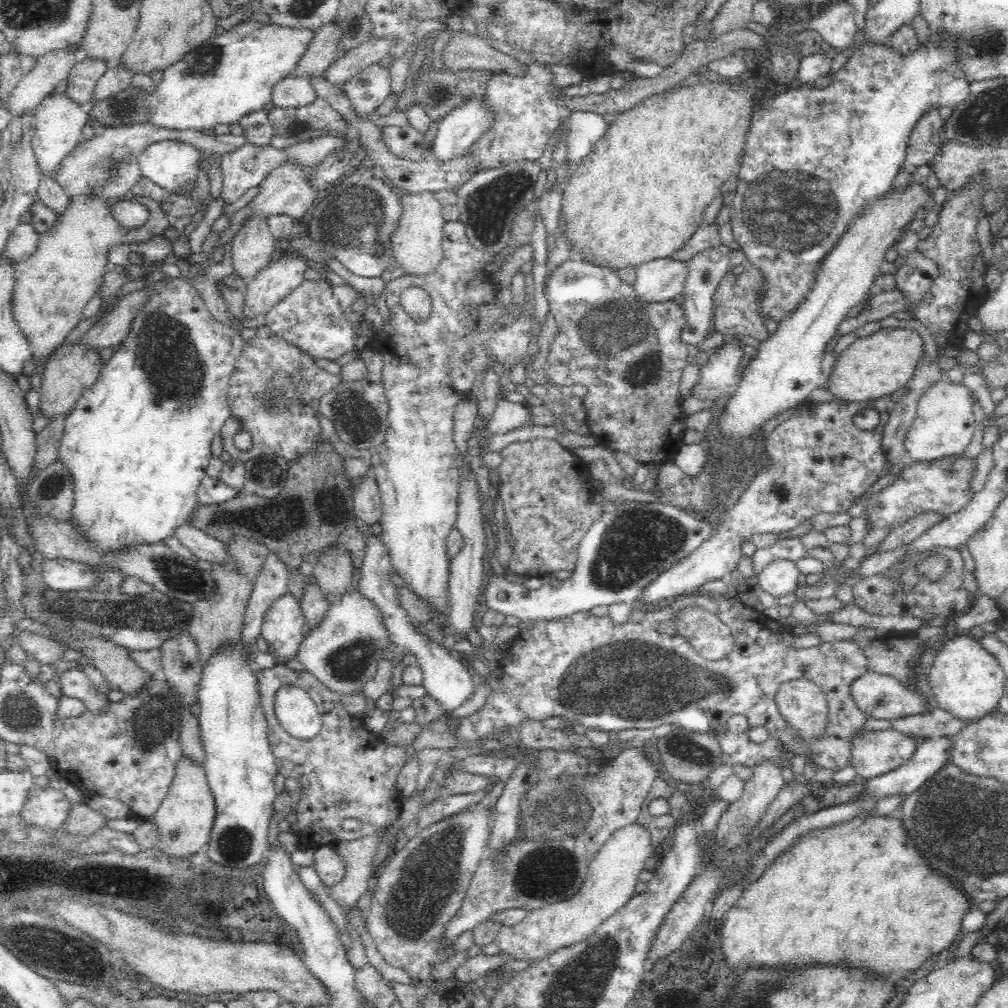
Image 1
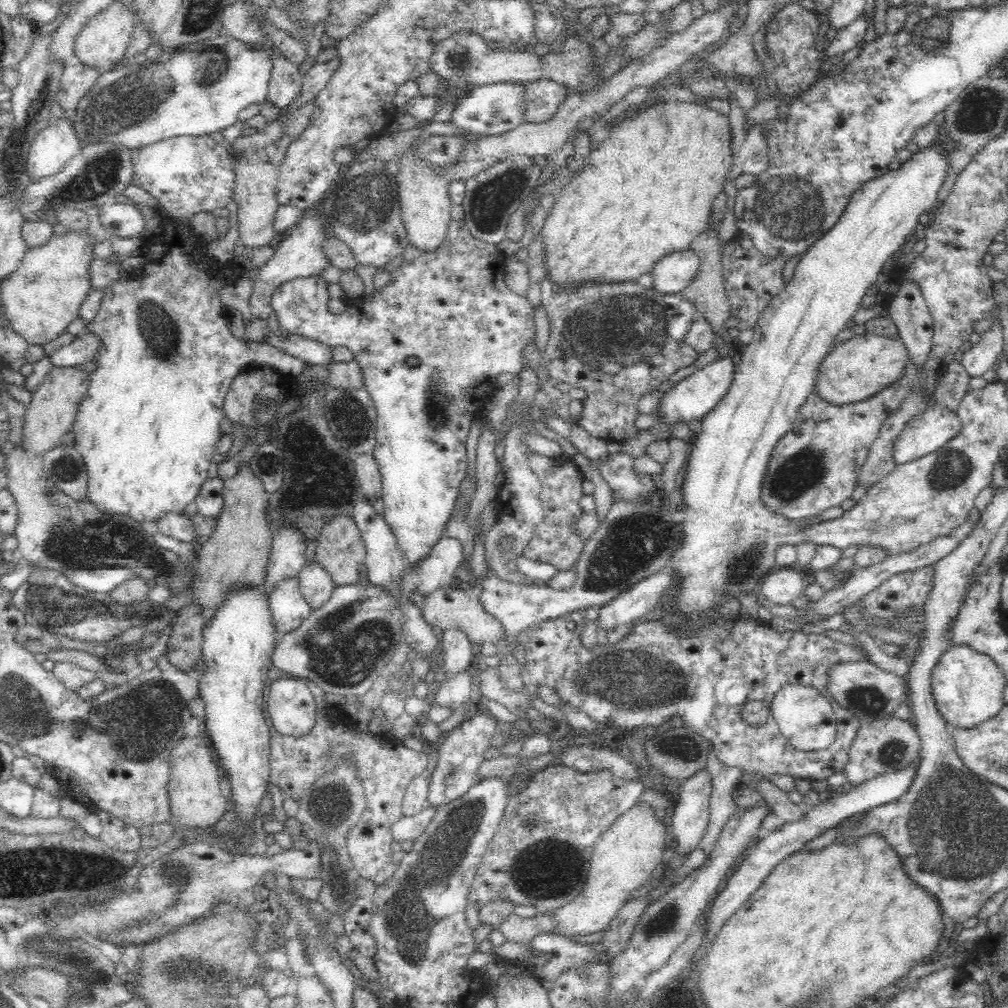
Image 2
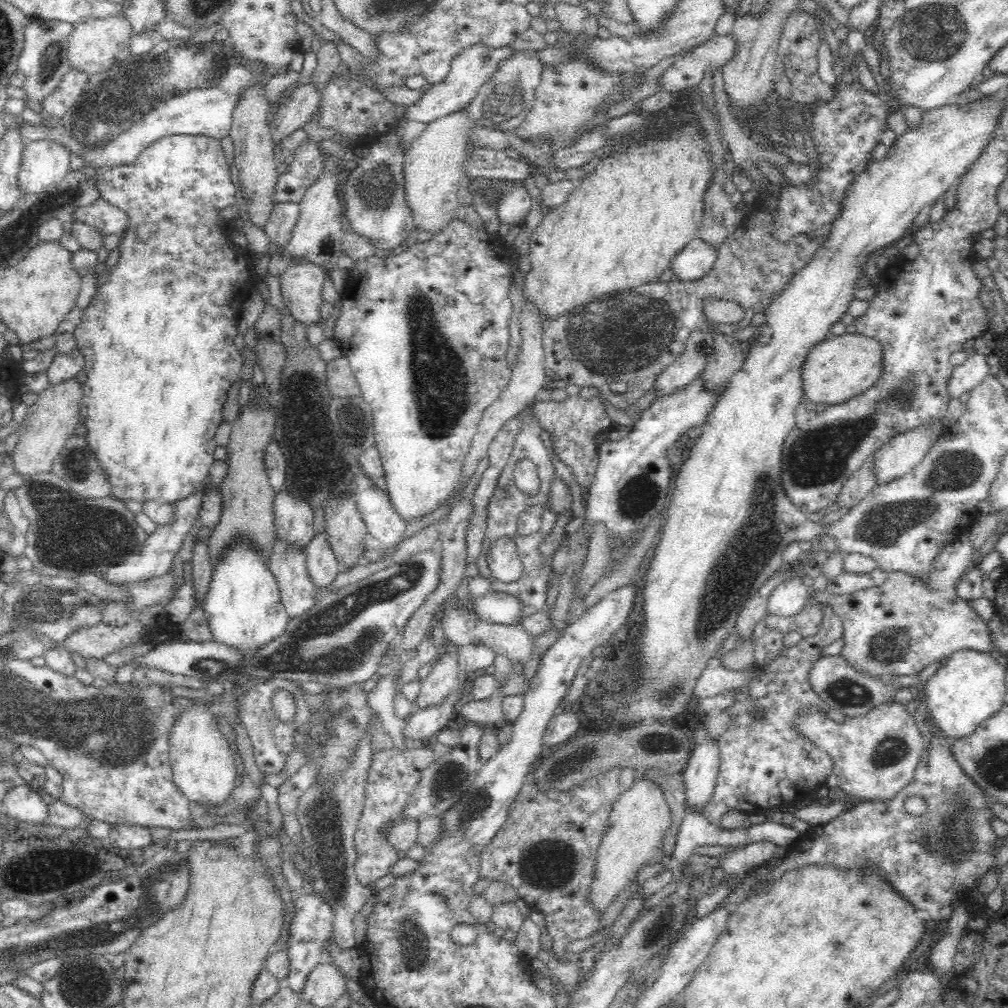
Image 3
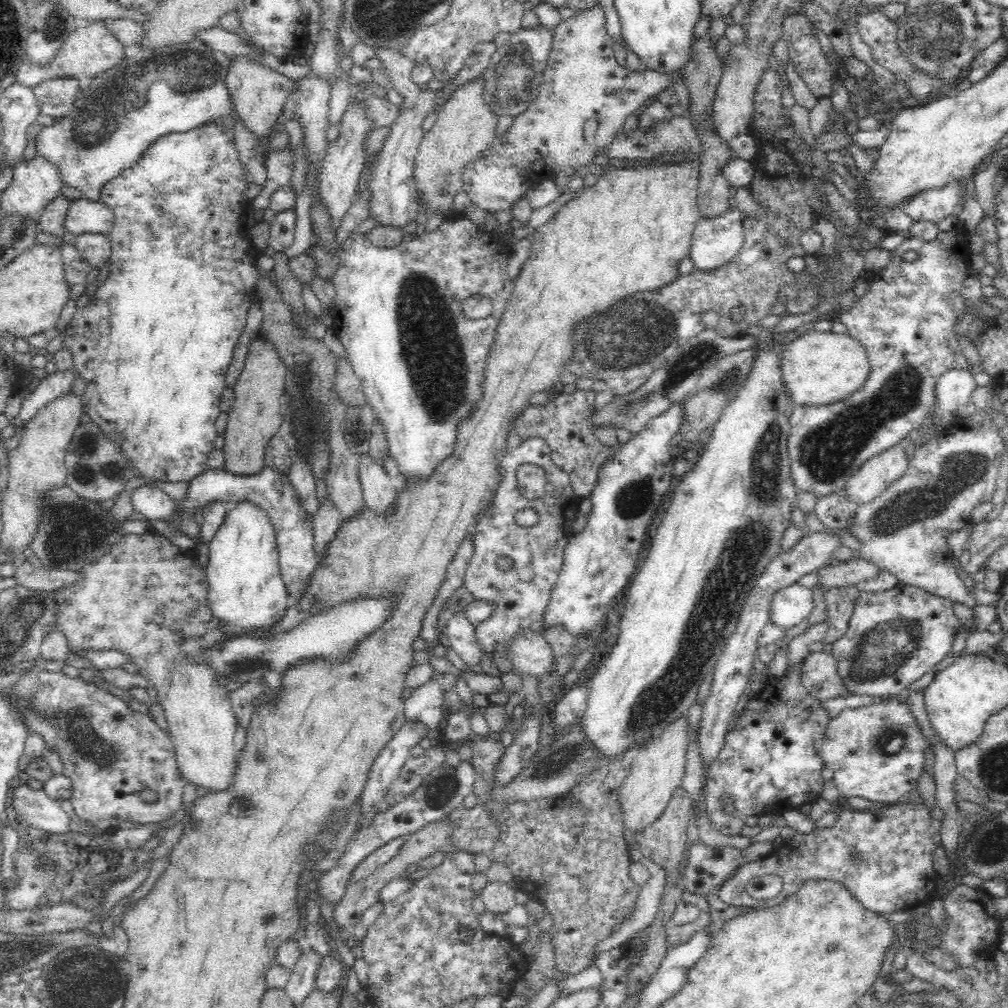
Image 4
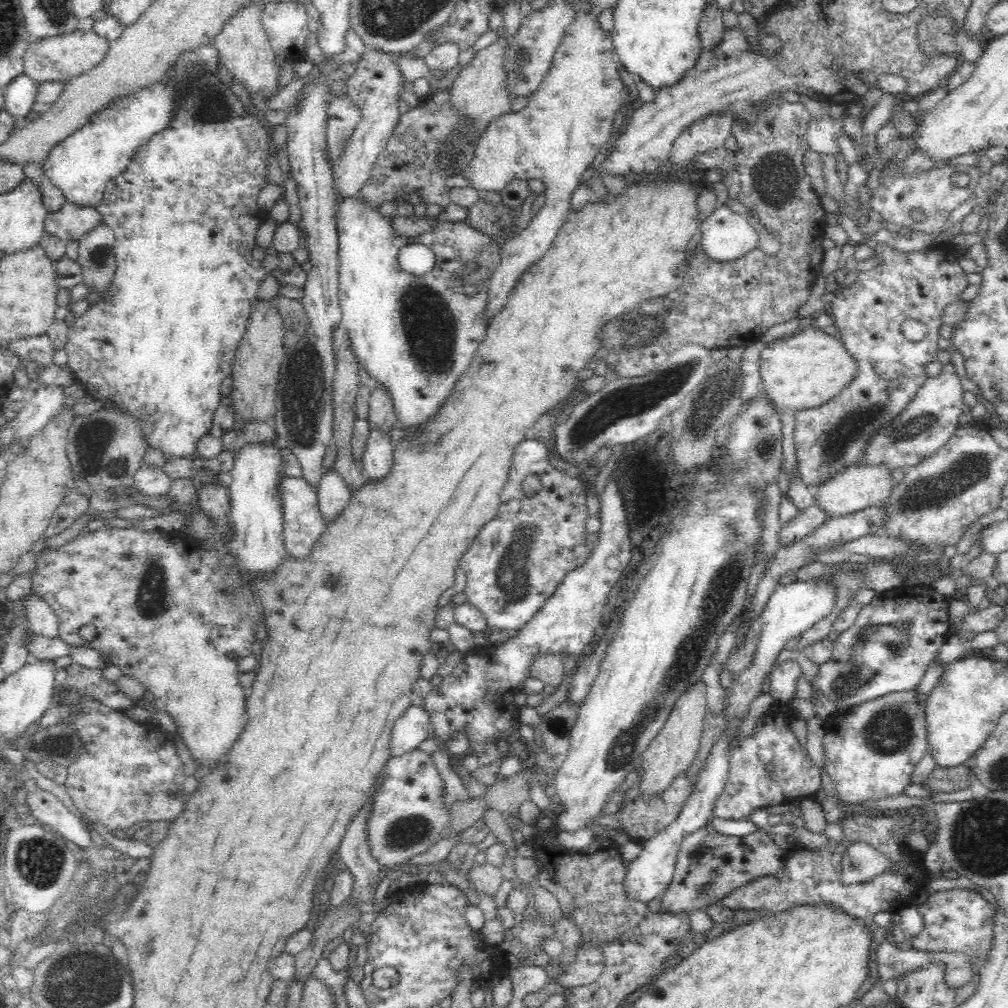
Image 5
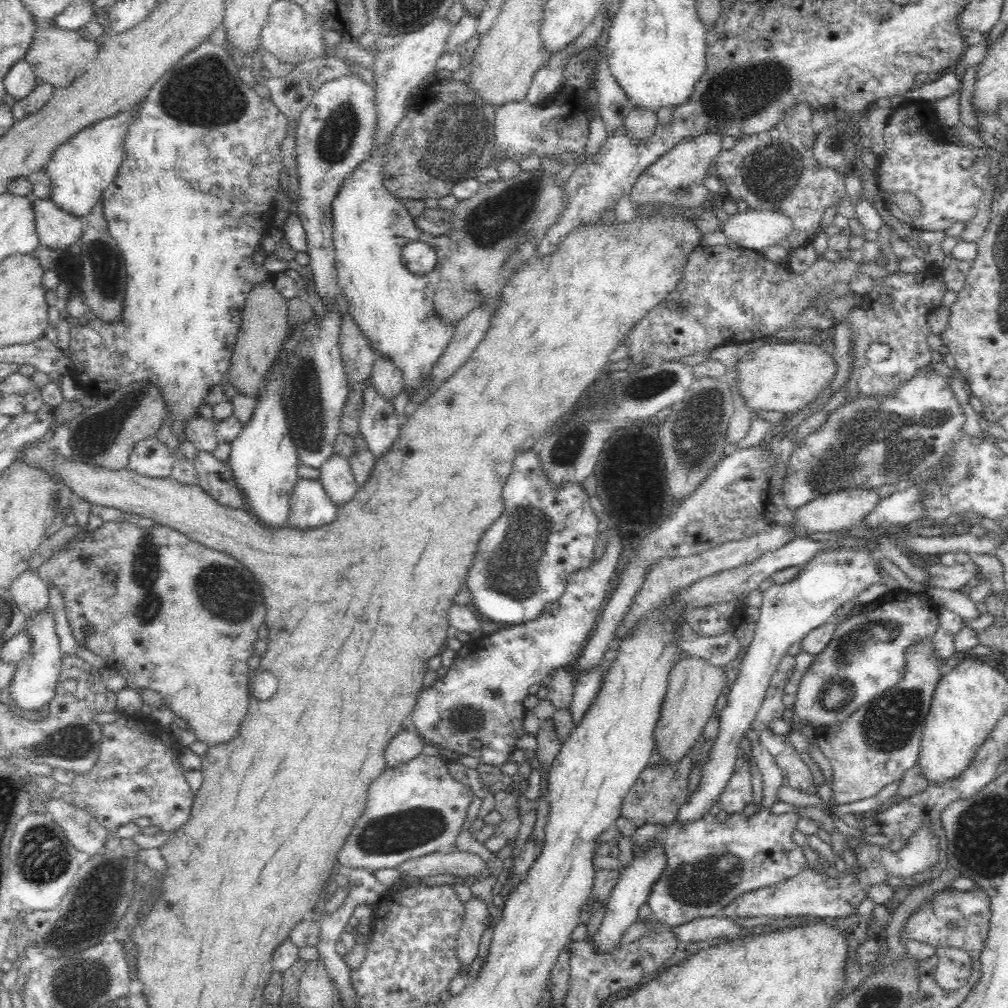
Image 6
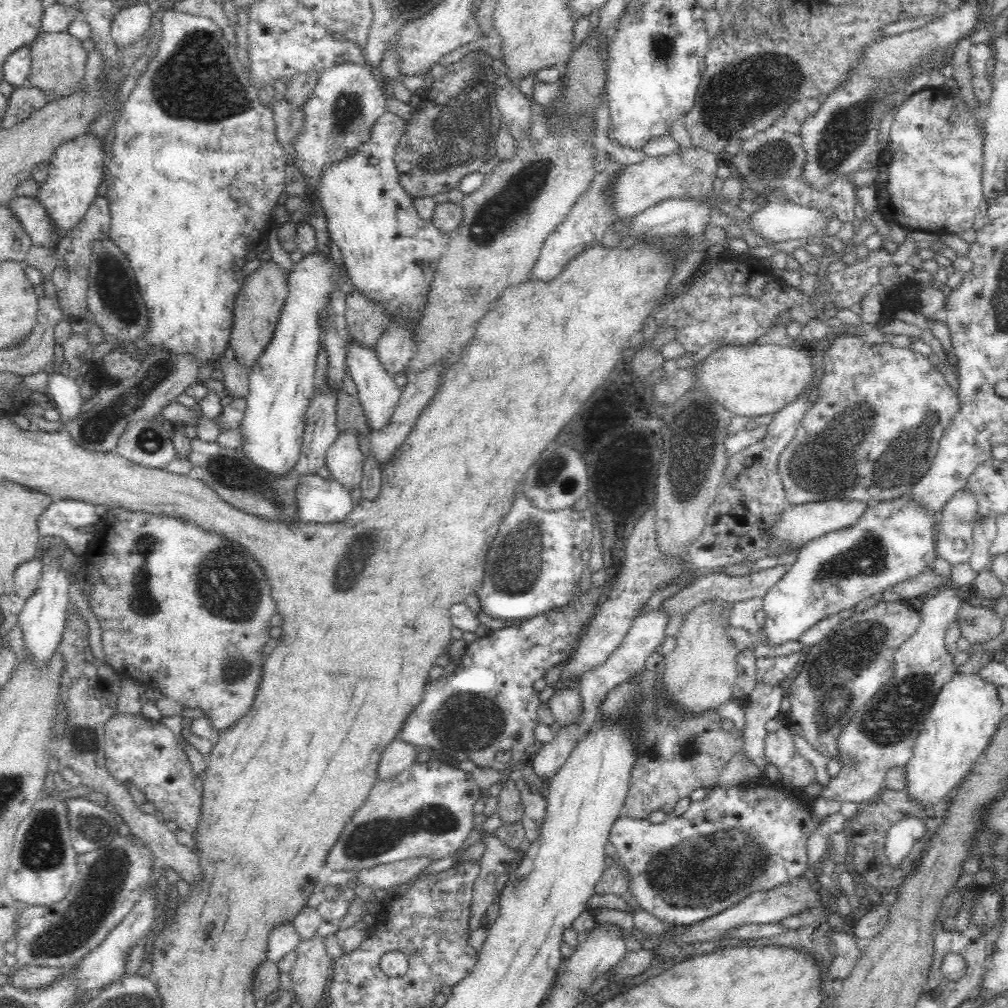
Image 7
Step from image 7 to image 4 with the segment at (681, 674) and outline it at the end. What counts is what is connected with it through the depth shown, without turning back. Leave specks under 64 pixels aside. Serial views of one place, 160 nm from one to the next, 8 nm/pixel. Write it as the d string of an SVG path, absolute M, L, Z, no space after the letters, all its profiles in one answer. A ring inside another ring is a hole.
M687 715L680 716L638 748L638 754L631 763L630 774L619 788L623 824L630 832L636 834L648 824L652 824L664 812L674 790L683 784L689 728Z

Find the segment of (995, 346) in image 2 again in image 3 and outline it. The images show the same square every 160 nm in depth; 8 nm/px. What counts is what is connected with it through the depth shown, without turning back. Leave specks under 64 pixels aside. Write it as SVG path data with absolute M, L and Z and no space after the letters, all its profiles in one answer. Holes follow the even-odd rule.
M978 353L968 356L962 365L955 366L951 372L948 378L948 396L950 399L958 399L978 386L988 375L988 364L984 355Z

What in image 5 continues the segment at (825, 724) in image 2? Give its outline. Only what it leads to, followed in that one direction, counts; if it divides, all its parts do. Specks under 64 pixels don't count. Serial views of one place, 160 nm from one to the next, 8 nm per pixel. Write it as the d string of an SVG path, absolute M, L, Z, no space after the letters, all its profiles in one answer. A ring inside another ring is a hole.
M916 686L913 690L887 693L875 700L851 706L827 722L821 745L825 768L835 784L840 799L850 804L858 804L902 794L902 790L910 784L910 775L914 772L914 767L927 750L925 708L926 703L919 700Z

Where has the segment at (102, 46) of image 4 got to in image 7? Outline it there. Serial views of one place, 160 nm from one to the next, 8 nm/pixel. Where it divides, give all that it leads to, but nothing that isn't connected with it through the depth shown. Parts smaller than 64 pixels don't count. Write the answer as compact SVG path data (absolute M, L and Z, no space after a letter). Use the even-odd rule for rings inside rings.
M41 31L30 45L30 54L31 70L27 77L28 86L42 90L50 100L62 100L77 91L87 64L87 53L82 47L81 40L66 31L57 33Z

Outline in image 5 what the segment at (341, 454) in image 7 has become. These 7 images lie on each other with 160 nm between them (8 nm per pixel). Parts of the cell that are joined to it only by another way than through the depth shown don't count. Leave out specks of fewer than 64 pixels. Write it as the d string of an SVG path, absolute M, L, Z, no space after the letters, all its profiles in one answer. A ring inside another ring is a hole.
M333 468L322 474L316 488L320 512L328 523L332 522L344 510L353 491L349 489L342 475Z

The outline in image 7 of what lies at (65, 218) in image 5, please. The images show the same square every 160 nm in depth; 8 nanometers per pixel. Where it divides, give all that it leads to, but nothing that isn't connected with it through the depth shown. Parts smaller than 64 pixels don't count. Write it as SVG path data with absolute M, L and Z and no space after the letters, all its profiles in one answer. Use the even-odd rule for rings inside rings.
M14 196L8 203L11 214L22 223L24 231L36 245L55 248L58 244L60 235L54 229L51 219L47 218L47 213L42 204L34 197L17 197Z

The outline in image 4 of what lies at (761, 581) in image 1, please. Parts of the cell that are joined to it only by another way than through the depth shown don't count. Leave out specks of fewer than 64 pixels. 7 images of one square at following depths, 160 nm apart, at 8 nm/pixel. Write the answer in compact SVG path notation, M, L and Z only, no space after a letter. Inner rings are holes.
M792 584L778 591L771 601L769 622L785 632L807 622L815 609L813 591L800 584Z

